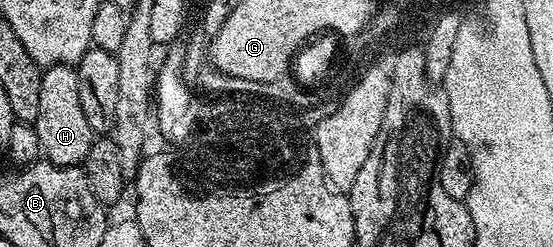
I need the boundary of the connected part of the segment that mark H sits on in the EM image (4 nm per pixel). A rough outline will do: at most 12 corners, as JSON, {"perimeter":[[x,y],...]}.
{"perimeter":[[71,64],[43,70],[32,126],[45,162],[85,164],[96,132]]}

